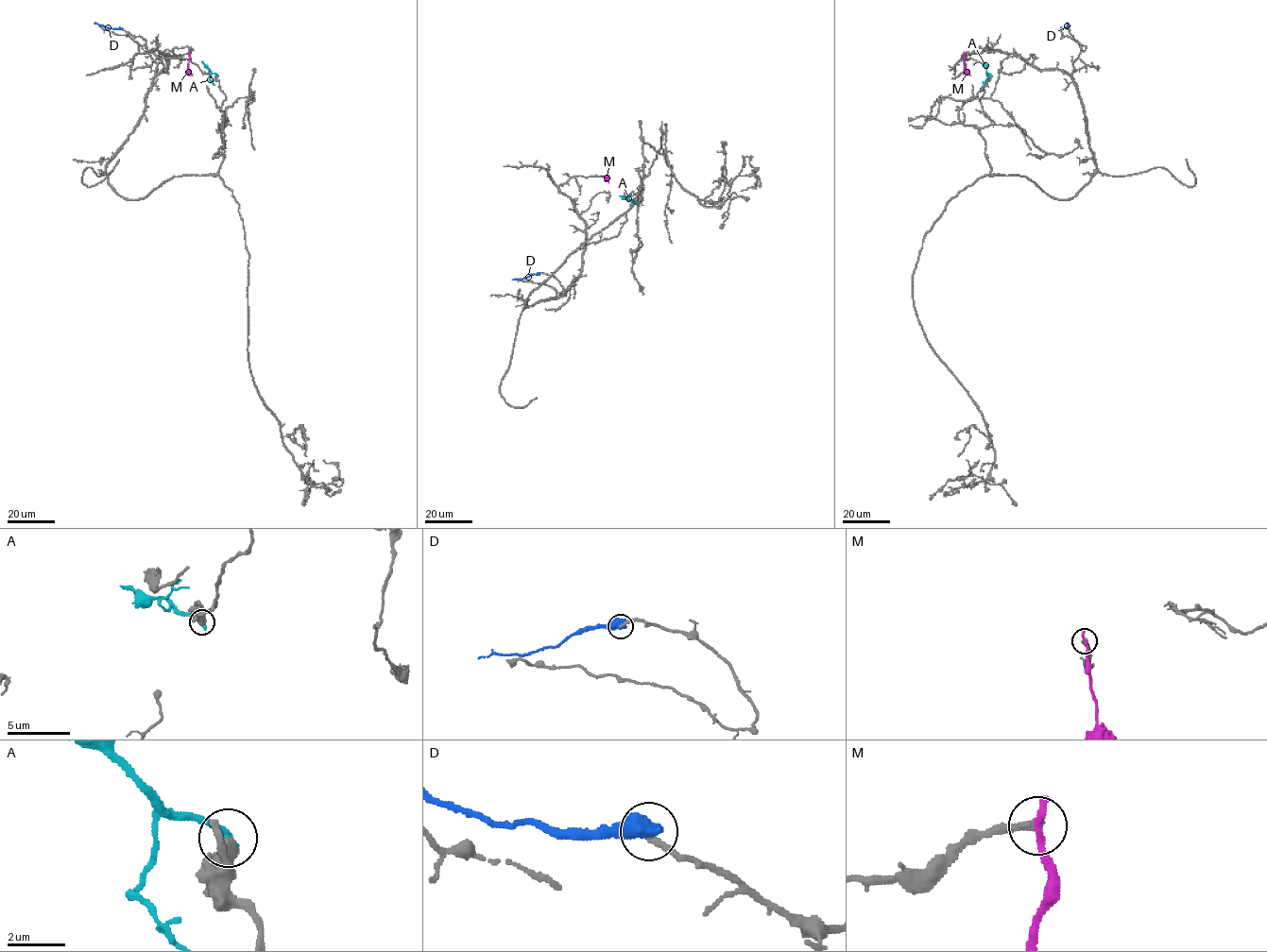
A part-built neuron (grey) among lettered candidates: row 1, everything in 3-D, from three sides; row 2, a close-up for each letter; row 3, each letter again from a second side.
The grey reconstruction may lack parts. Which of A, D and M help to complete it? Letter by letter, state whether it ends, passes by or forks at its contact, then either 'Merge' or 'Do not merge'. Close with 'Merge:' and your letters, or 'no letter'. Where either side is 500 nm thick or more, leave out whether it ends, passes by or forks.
A: Do not merge
D: Do not merge
M: It ends there. Do not merge
Merge: no letter

